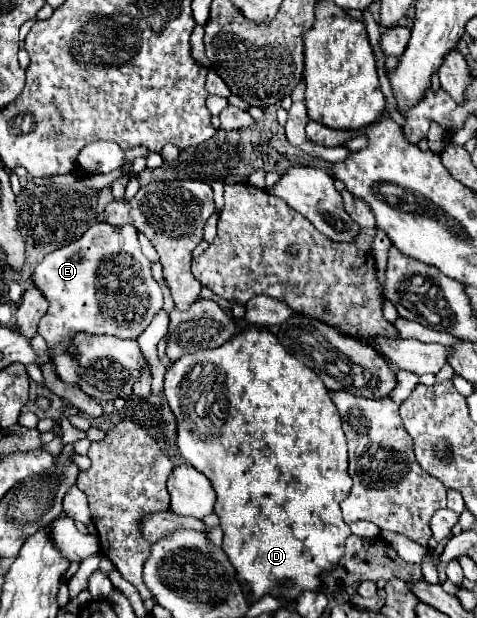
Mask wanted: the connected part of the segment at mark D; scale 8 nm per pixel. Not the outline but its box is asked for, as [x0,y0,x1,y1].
[165,326,351,602]

